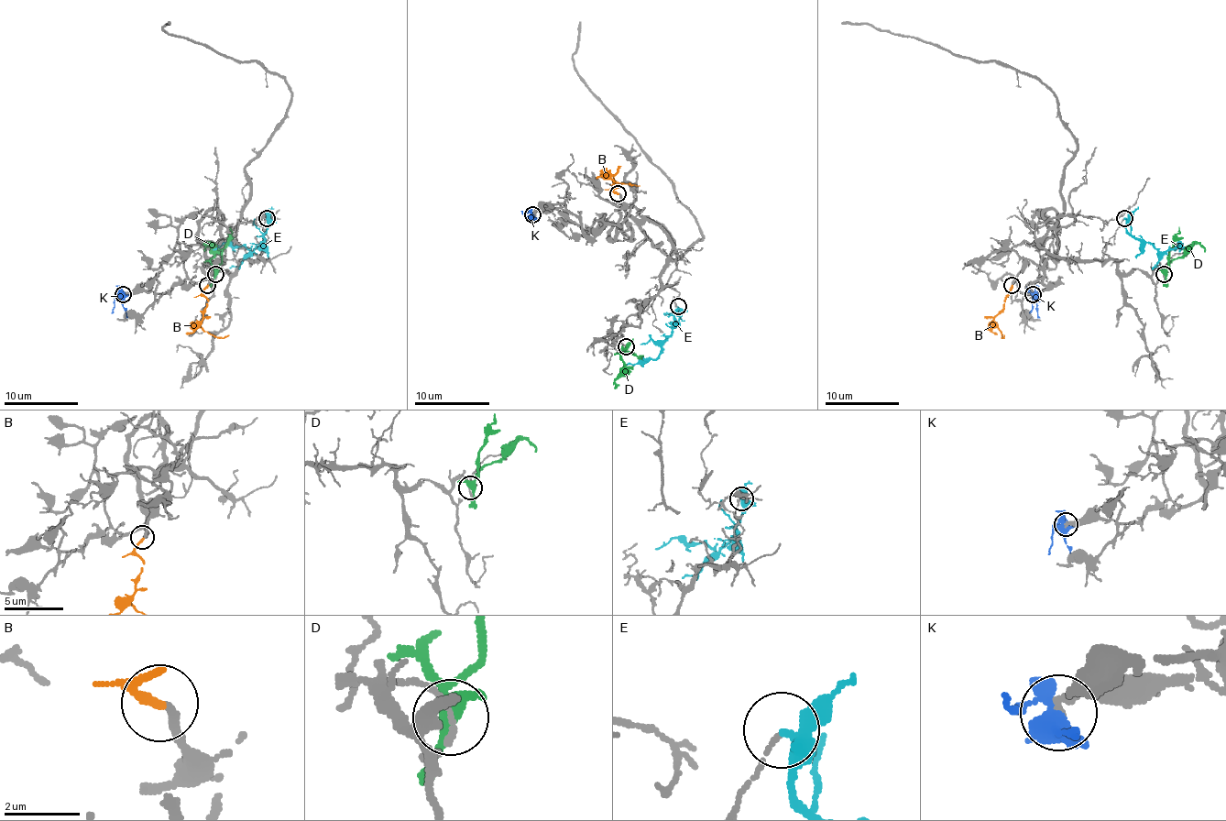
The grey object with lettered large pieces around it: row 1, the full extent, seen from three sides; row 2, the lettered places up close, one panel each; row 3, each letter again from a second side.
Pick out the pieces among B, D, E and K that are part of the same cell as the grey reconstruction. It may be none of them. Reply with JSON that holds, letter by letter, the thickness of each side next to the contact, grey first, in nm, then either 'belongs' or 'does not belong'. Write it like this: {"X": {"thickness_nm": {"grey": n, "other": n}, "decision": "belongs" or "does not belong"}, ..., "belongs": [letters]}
{"B": {"thickness_nm": {"grey": 200, "other": 200}, "decision": "belongs"}, "D": {"thickness_nm": {"grey": 170, "other": 320}, "decision": "does not belong"}, "E": {"thickness_nm": {"grey": 120, "other": 280}, "decision": "does not belong"}, "K": {"thickness_nm": {"grey": 260, "other": 440}, "decision": "belongs"}, "belongs": ["B", "K"]}

